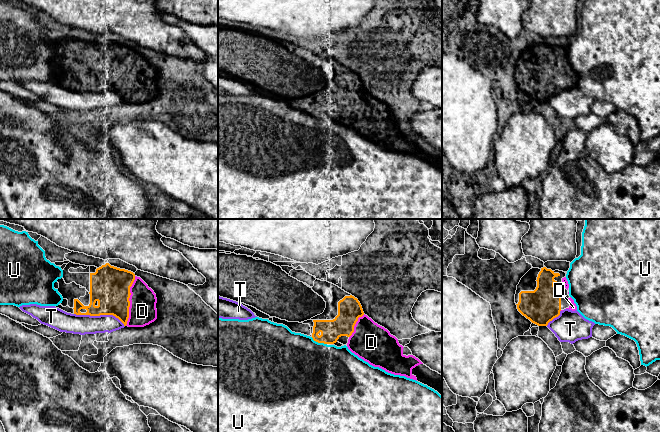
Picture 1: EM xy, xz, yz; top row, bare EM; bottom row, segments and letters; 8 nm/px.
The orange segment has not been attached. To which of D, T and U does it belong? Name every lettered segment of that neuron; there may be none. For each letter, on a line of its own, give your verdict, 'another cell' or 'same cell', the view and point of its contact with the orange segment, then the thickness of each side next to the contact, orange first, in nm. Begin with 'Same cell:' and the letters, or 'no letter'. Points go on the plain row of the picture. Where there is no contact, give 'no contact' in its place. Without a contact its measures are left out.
Same cell: D
D: same cell; contact xy (129, 77); calibres 320 and 220 nm
T: another cell; contact xy (100, 90); calibres 320 and 160 nm
U: another cell; contact xz (319, 118); calibres 180 and 500 nm

